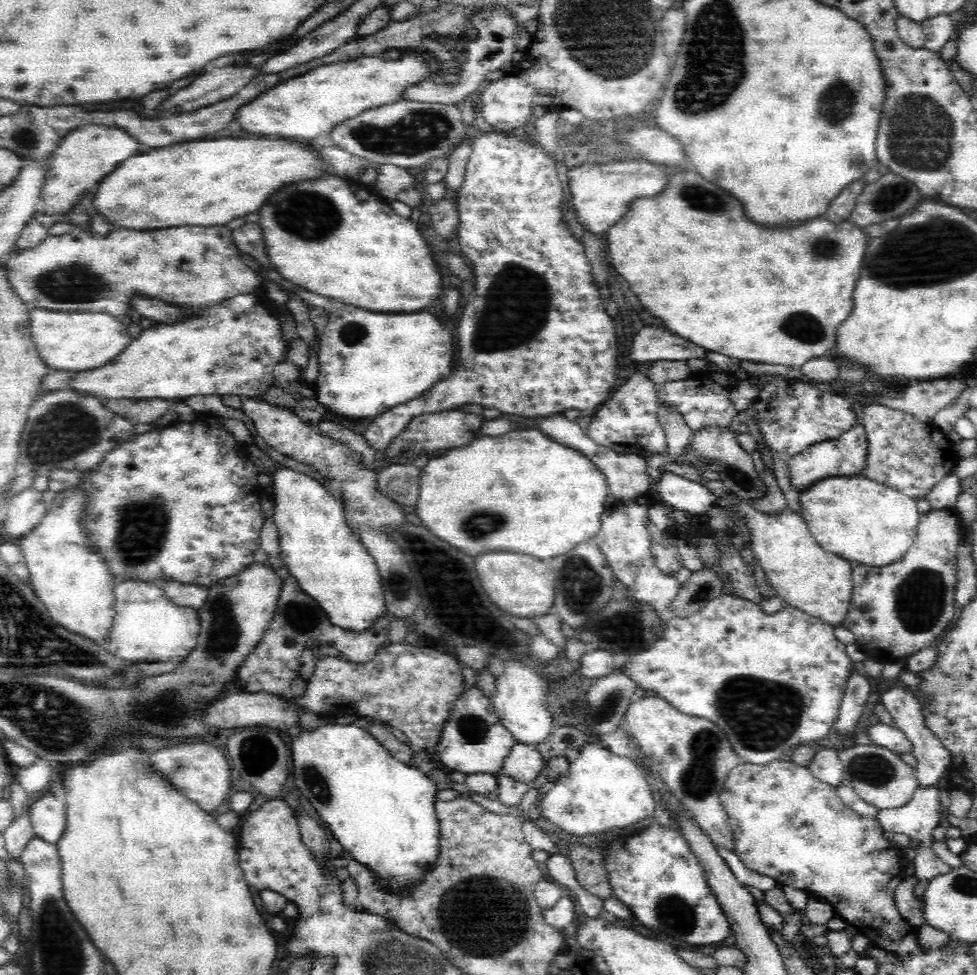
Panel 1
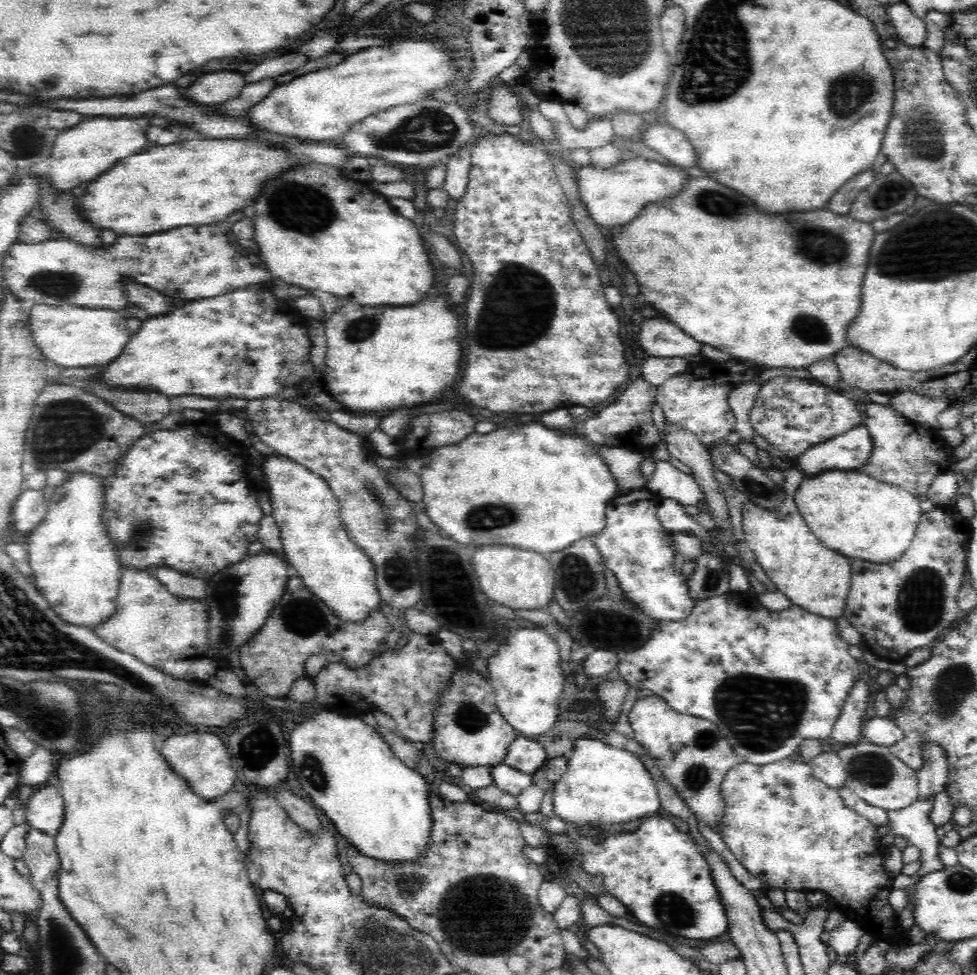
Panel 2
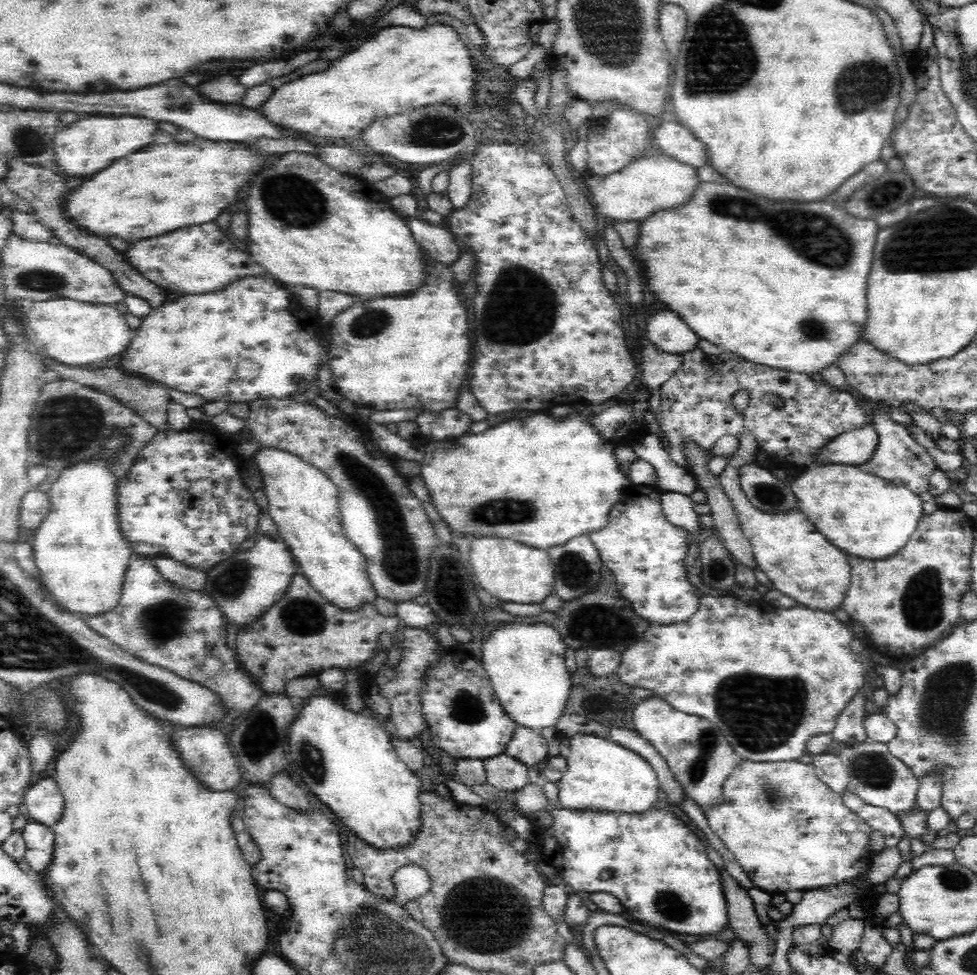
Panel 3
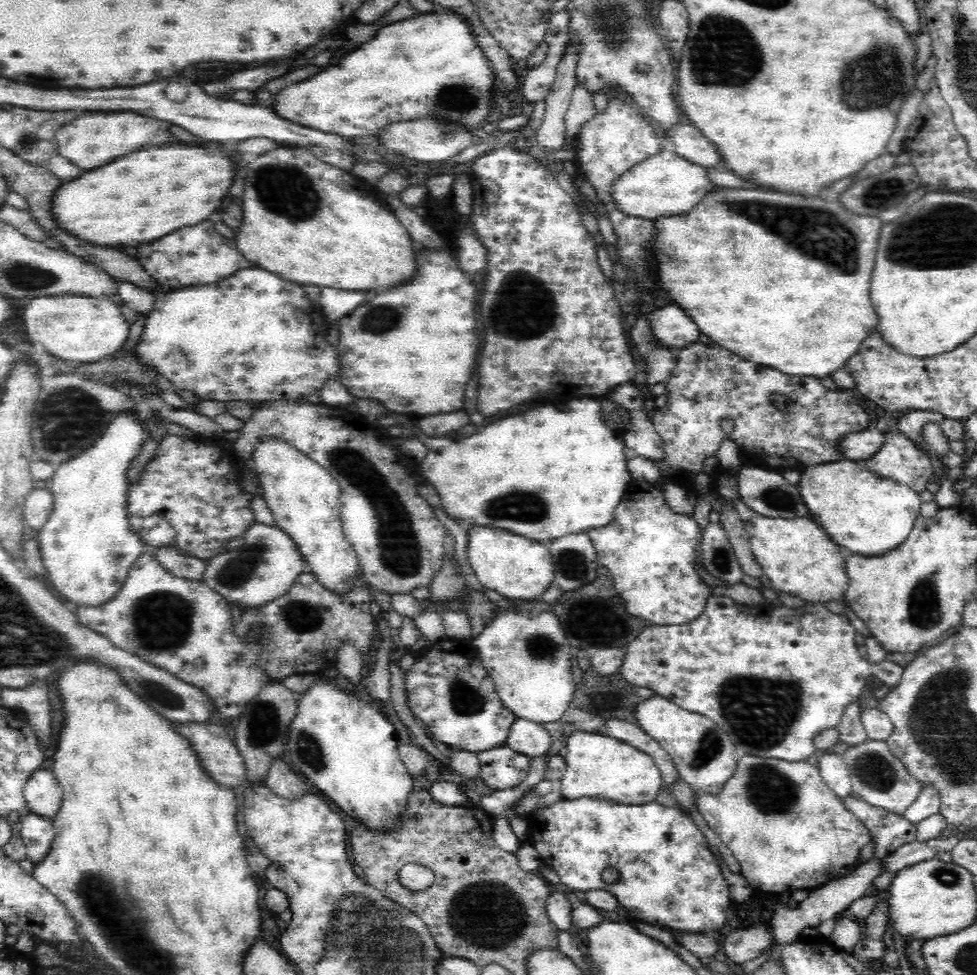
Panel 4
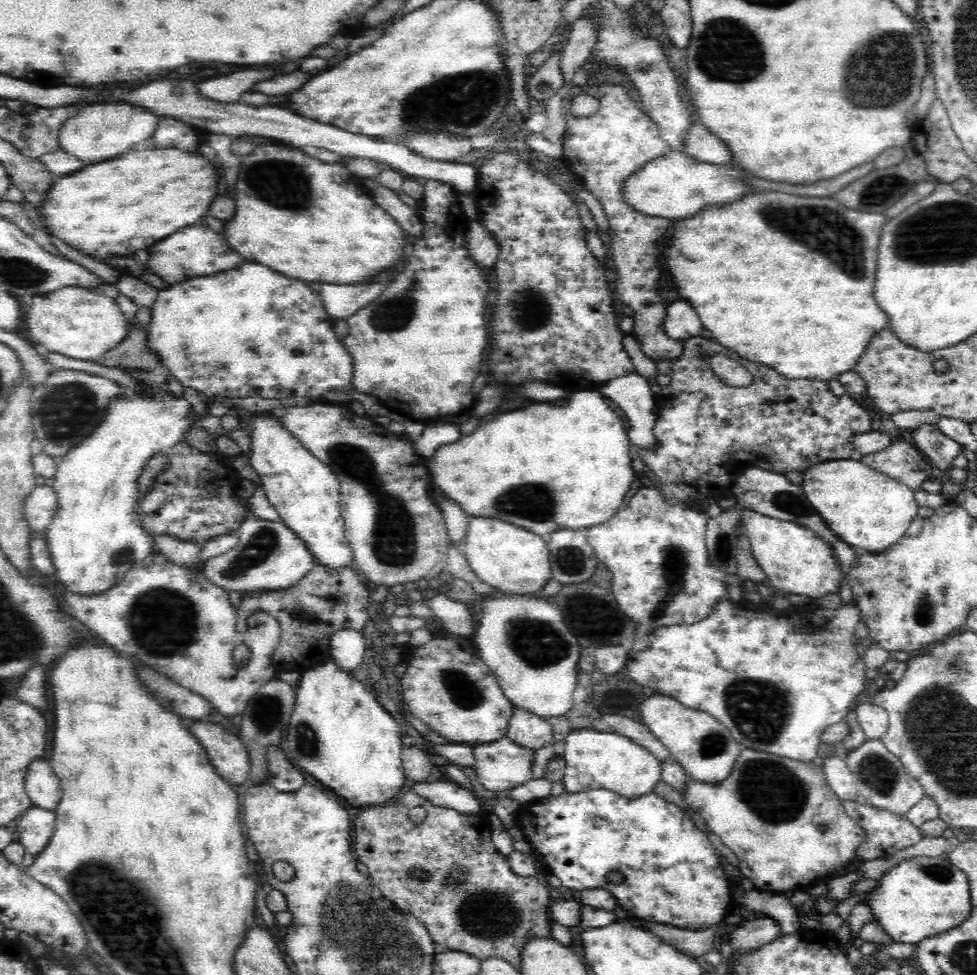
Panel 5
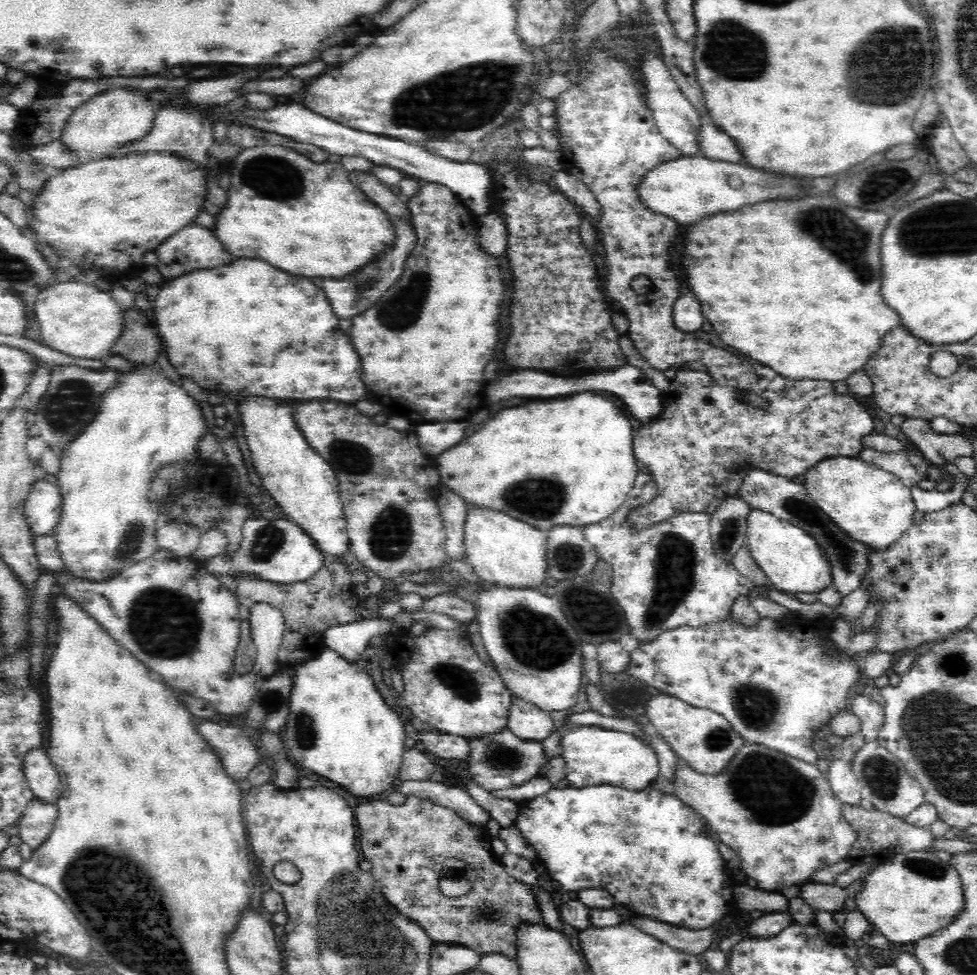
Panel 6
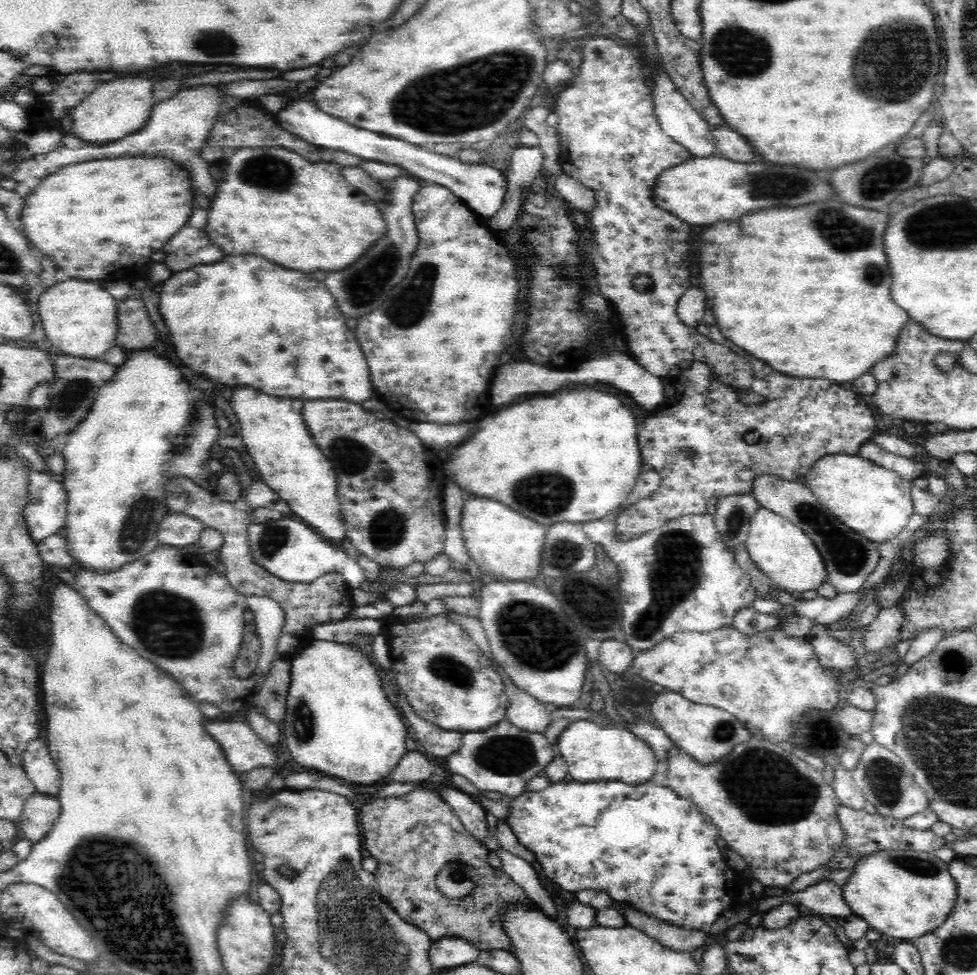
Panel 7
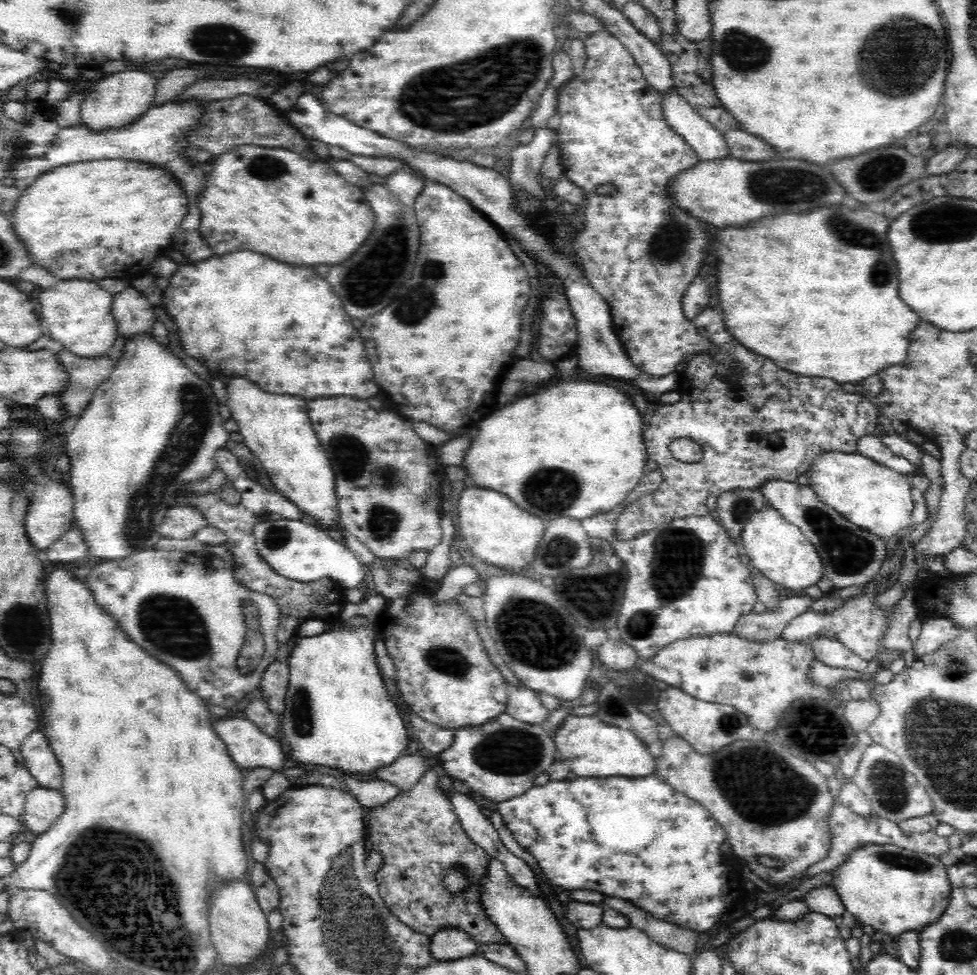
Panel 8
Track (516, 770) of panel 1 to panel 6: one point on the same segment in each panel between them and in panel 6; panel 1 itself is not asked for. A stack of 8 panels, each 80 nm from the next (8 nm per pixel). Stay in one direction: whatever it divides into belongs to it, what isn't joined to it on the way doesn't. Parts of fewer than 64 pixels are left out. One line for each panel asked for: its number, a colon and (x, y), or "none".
2: (525, 754)
3: (527, 746)
4: (526, 738)
5: (528, 730)
6: (525, 721)

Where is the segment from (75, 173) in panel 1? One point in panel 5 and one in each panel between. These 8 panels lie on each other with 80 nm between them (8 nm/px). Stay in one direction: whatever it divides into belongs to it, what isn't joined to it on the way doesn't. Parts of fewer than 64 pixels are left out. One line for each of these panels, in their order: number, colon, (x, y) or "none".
2: (81, 153)
3: (93, 142)
4: (93, 138)
5: (98, 132)

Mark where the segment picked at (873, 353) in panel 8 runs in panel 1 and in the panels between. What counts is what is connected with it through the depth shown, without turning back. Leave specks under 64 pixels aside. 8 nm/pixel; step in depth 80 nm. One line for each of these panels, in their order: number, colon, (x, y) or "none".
1: (693, 259)
2: (815, 262)
3: (783, 284)
4: (797, 313)
5: (782, 280)
6: (795, 285)
7: (807, 289)

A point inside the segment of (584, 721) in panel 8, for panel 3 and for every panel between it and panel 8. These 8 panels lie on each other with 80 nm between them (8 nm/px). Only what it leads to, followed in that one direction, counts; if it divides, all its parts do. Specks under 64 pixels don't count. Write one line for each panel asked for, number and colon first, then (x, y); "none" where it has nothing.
3: (602, 776)
4: (598, 766)
5: (594, 760)
6: (595, 756)
7: (594, 752)

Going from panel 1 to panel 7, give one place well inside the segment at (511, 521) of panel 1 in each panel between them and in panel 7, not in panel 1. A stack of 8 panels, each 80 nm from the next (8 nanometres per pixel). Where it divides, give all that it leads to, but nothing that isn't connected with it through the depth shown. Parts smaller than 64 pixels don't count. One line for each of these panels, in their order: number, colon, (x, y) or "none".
2: (532, 487)
3: (542, 481)
4: (552, 473)
5: (544, 468)
6: (569, 462)
7: (572, 455)

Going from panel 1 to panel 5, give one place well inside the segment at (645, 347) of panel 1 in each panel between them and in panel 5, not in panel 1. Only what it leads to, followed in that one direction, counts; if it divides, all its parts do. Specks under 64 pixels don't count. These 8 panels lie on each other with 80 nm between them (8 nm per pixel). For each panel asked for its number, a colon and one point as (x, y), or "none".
2: (658, 337)
3: (667, 331)
4: (672, 326)
5: (682, 323)

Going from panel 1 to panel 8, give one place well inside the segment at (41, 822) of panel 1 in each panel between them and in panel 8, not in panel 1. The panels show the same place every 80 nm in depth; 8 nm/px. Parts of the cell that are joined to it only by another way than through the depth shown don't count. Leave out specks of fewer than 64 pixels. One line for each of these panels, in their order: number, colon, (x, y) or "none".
2: (45, 810)
3: (45, 802)
4: (43, 794)
5: (42, 784)
6: (44, 780)
7: (39, 766)
8: (39, 761)

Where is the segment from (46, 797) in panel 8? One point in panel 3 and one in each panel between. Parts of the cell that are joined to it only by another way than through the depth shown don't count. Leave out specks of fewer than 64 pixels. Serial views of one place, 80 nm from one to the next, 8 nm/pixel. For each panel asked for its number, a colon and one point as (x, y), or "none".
3: (40, 840)
4: (38, 833)
5: (36, 826)
6: (38, 819)
7: (41, 812)

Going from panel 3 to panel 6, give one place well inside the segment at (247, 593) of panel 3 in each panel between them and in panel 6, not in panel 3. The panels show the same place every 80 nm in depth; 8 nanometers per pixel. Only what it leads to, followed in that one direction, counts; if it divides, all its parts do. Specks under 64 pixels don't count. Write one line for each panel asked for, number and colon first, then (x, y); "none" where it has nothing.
4: (265, 567)
5: (269, 557)
6: (277, 551)

